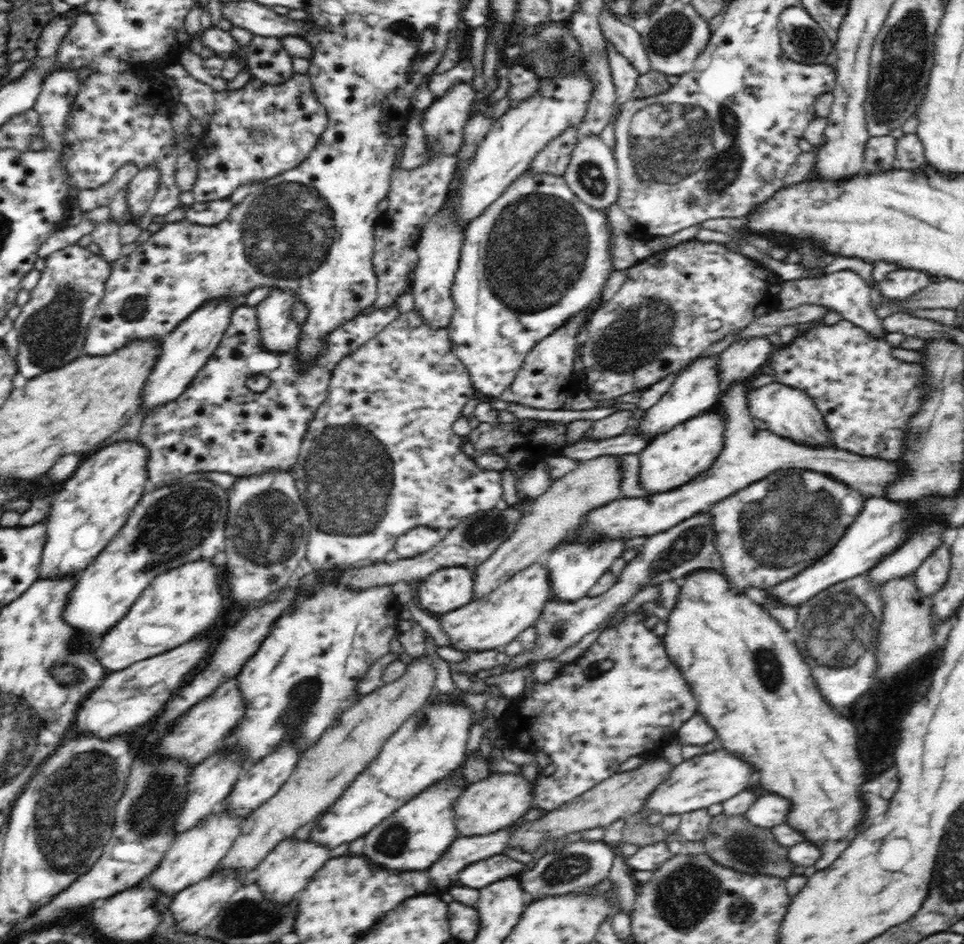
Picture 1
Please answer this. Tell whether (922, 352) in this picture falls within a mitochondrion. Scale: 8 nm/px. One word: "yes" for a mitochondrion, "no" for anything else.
no

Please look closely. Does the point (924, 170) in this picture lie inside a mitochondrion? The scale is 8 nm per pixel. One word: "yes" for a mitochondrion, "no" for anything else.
no

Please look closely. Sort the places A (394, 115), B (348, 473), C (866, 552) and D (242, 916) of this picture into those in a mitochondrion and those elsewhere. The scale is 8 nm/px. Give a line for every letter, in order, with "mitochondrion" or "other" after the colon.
A: other
B: mitochondrion
C: other
D: mitochondrion

